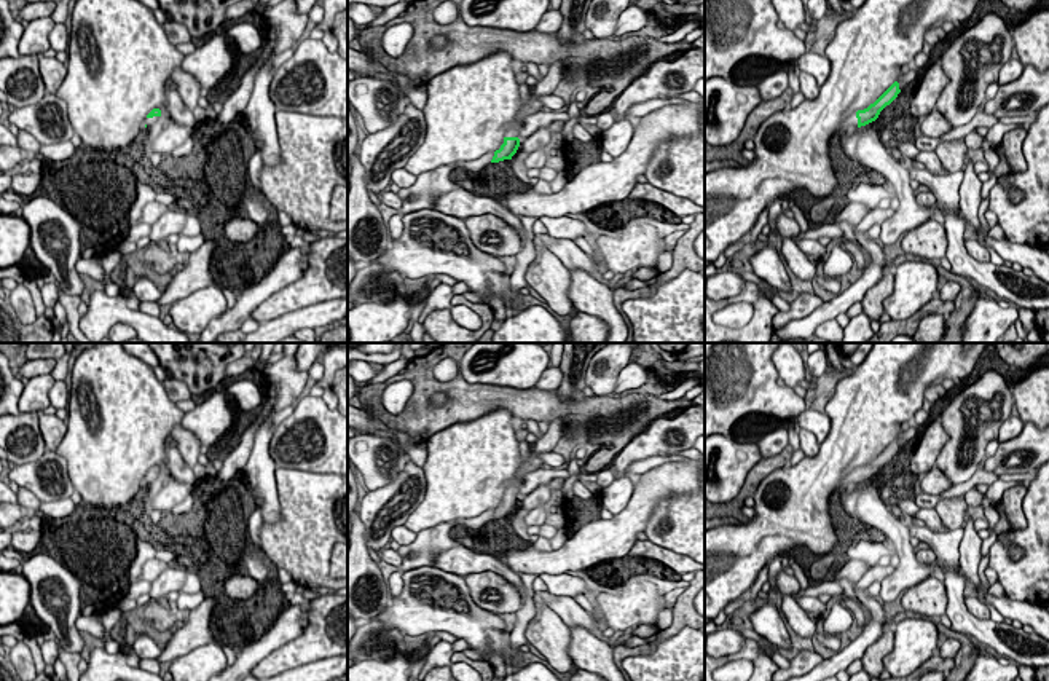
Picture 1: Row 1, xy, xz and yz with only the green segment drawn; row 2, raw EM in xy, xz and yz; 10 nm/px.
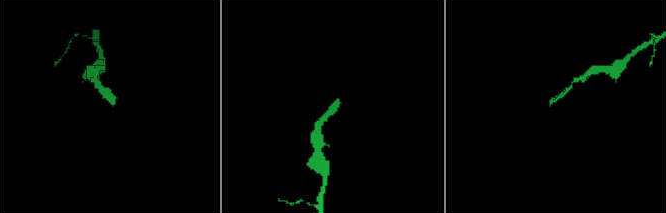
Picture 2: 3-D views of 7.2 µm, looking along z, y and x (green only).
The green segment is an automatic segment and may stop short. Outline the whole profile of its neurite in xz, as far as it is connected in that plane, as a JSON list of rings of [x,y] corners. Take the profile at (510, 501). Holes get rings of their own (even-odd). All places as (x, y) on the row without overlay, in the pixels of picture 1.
[[[558,418],[548,424],[548,431],[537,439],[537,442],[531,447],[531,458],[521,463],[520,470],[517,475],[510,480],[510,486],[507,488],[504,494],[504,501],[499,507],[494,509],[494,514],[491,520],[499,520],[504,517],[512,517],[512,514],[517,510],[520,504],[520,486],[523,482],[523,475],[528,472],[536,472],[542,467],[542,461],[539,459],[540,453],[553,451],[560,439],[564,432],[564,419]]]

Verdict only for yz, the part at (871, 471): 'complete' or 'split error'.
split error

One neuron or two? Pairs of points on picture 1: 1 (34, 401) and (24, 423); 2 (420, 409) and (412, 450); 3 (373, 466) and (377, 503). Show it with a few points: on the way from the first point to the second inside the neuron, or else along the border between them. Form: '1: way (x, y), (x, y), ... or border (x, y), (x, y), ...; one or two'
1: border (35, 410), (21, 413); two
2: border (383, 421), (420, 444); two
3: border (405, 466), (386, 484), (364, 492); two

